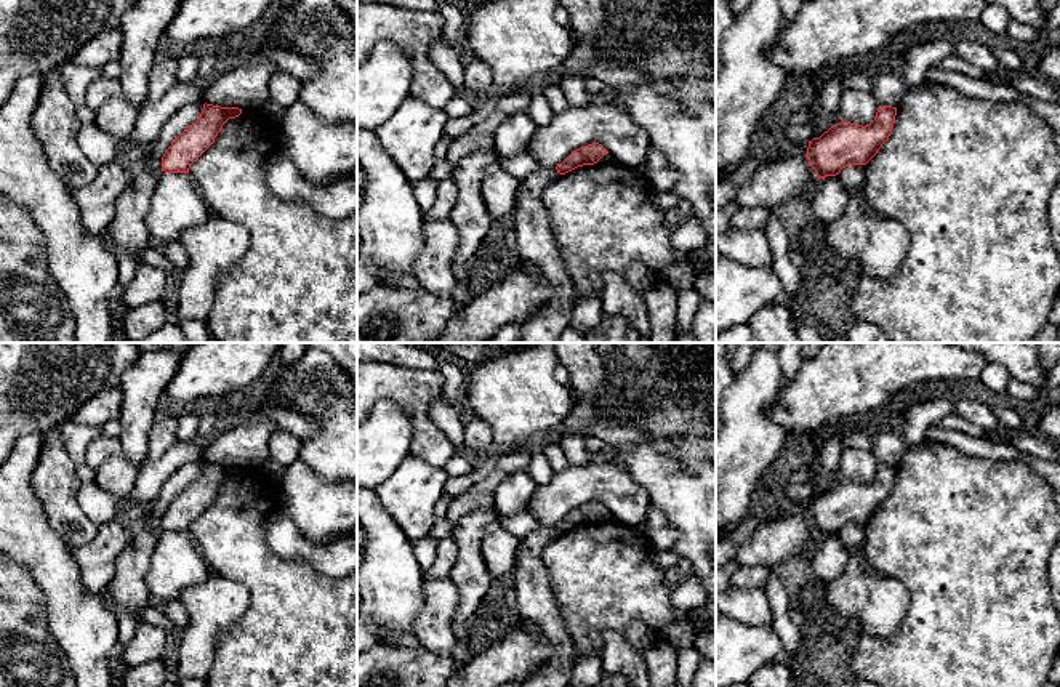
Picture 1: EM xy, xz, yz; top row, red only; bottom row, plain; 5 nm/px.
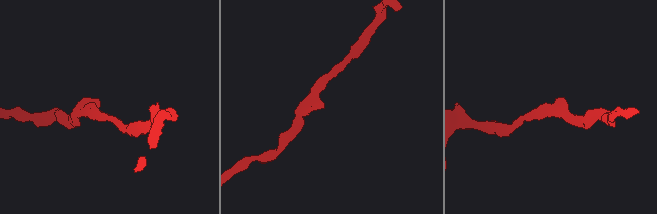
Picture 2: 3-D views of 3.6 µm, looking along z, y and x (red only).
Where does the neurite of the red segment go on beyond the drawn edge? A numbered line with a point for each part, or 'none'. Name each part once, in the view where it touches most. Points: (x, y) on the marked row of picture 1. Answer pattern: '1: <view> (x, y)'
none

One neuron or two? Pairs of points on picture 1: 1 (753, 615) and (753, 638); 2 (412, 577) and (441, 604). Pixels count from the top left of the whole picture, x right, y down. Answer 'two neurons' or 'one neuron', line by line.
1: two neurons
2: two neurons

